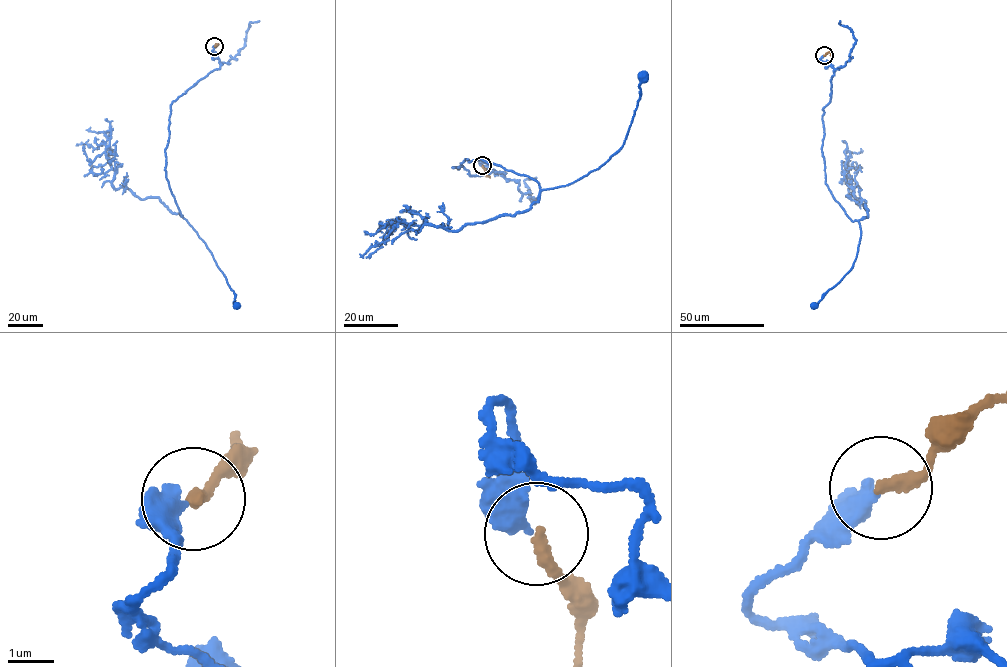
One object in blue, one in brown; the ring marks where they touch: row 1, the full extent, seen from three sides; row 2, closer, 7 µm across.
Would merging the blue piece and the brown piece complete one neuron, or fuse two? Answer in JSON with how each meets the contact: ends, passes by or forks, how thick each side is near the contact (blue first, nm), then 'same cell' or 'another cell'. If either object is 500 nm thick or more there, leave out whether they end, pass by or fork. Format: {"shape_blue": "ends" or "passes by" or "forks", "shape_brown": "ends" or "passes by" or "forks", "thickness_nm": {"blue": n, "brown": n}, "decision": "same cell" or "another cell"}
{"shape_blue": "ends", "shape_brown": "ends", "thickness_nm": {"blue": 400, "brown": 280}, "decision": "same cell"}

